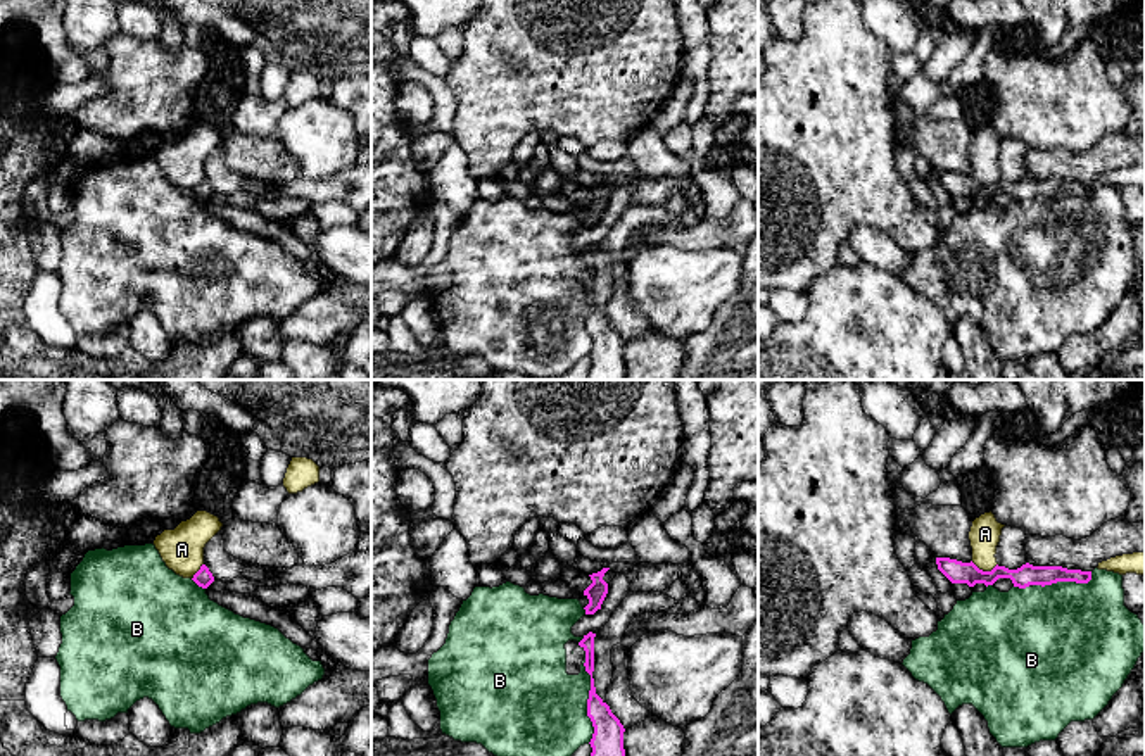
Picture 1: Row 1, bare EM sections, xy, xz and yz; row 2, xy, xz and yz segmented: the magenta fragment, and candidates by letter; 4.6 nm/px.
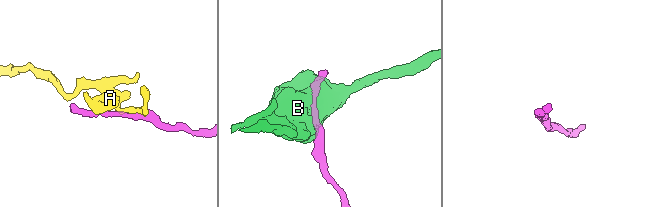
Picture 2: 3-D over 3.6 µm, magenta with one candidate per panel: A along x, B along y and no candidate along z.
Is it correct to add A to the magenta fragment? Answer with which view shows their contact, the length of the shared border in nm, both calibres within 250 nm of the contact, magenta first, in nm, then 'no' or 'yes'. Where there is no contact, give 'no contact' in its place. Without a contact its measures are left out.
yz | 130 nm | 110/140 nm | no

